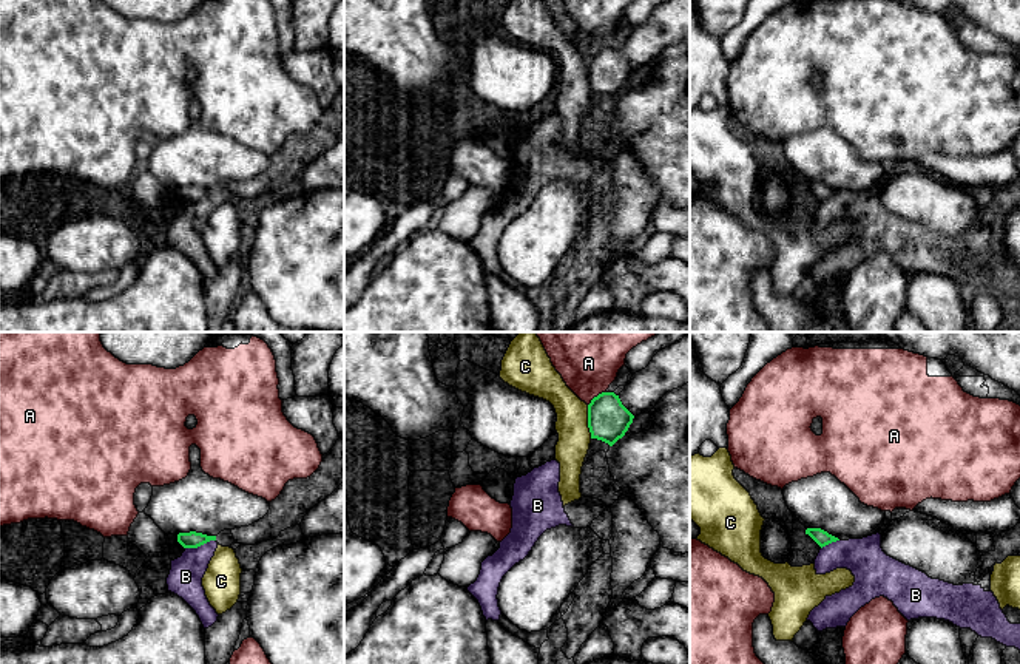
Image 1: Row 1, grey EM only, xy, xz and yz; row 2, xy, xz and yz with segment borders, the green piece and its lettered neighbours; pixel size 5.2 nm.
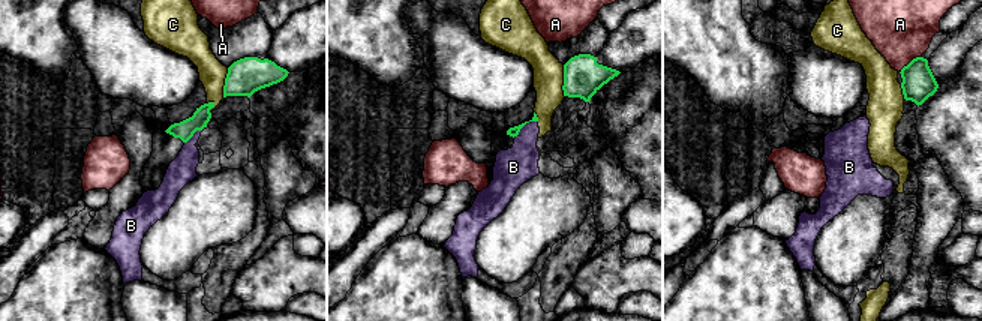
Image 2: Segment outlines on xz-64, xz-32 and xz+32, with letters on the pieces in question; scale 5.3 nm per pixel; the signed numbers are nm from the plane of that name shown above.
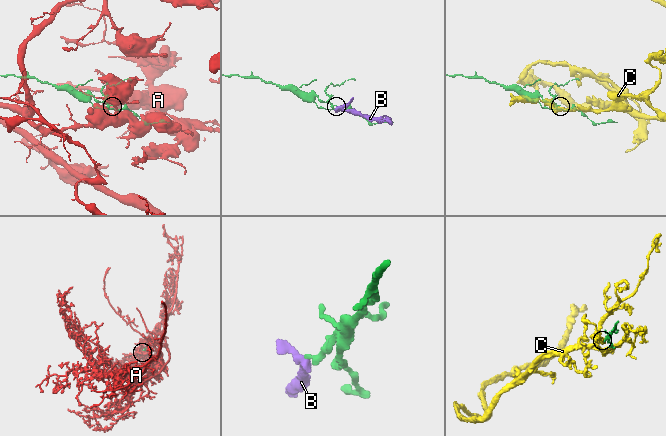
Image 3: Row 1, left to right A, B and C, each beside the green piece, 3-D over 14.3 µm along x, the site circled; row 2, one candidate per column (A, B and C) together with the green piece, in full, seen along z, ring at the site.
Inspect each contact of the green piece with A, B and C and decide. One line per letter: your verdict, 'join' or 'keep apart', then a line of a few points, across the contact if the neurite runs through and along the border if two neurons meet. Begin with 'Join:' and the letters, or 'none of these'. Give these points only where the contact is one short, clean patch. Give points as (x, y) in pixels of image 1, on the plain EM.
Join: none of these
A: keep apart
B: keep apart | xy (215, 193), (185, 203)
C: keep apart | xz (587, 59), (587, 81), (591, 91)

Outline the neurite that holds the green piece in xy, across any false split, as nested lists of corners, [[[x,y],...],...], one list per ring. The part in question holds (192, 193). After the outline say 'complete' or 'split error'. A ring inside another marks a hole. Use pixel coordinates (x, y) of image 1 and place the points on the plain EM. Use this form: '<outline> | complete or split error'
[[[190,185],[190,187],[179,187],[177,188],[177,196],[184,202],[198,202],[210,195],[216,195],[216,190],[207,190],[202,187]]] | complete

